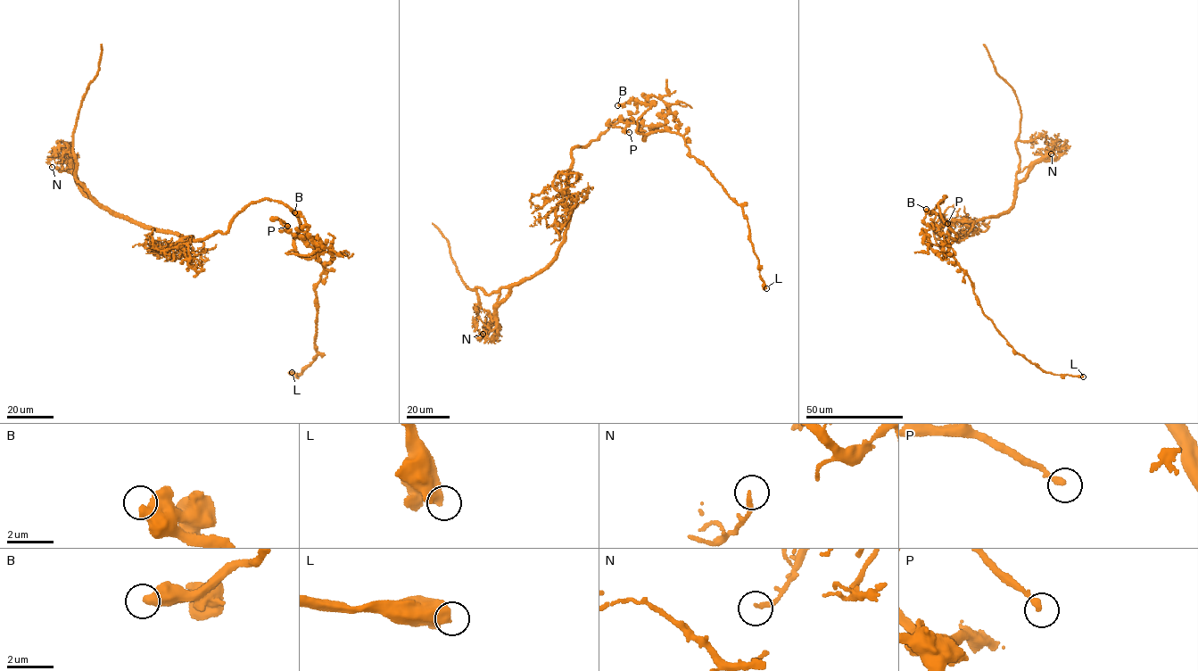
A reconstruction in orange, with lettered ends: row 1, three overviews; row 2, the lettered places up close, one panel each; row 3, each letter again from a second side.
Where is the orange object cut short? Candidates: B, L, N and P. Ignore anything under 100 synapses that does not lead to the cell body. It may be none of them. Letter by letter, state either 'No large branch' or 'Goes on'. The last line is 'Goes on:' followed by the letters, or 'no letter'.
B: No large branch
L: No large branch
N: No large branch
P: No large branch
Goes on: no letter

